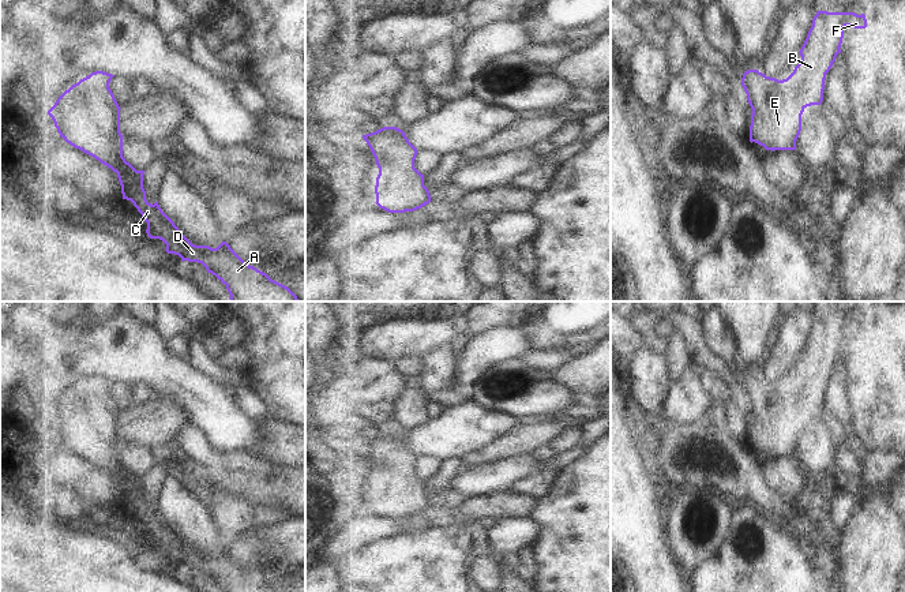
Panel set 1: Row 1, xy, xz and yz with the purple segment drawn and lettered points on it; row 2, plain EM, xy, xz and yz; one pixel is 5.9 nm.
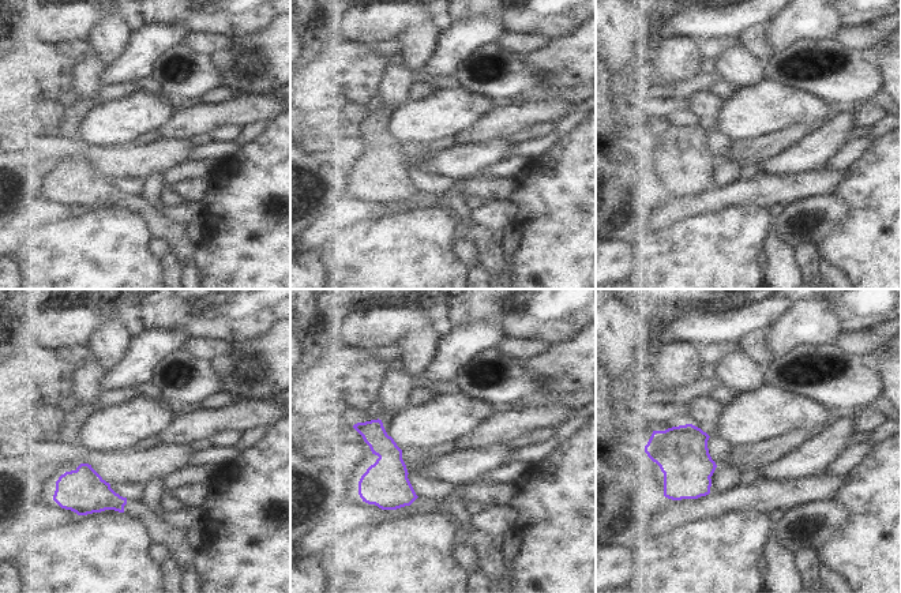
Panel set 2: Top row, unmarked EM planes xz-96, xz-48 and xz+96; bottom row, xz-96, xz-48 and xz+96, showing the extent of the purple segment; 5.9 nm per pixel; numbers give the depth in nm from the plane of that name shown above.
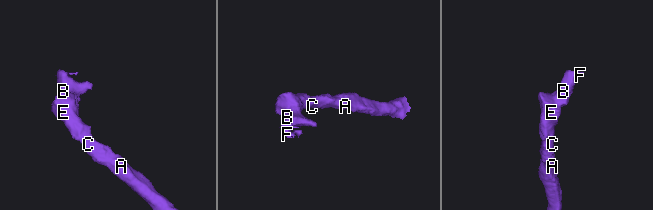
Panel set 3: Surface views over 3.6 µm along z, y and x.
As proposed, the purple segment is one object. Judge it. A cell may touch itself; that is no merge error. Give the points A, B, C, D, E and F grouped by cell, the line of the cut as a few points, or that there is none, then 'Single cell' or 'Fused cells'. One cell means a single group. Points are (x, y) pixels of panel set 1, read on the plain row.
Groups: A B C D E F. No split. Single cell

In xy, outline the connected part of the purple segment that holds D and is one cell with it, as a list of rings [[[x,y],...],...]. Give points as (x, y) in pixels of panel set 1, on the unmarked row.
[[[95,376],[80,385],[65,396],[48,416],[60,442],[83,458],[94,462],[101,469],[117,479],[123,505],[131,506],[143,525],[147,528],[146,539],[150,544],[159,544],[166,550],[166,558],[179,561],[183,566],[202,569],[207,578],[215,581],[226,592],[285,592],[271,585],[266,578],[249,572],[244,567],[226,547],[222,547],[217,554],[209,551],[192,550],[174,531],[158,510],[158,506],[151,510],[146,505],[143,494],[144,476],[136,476],[123,462],[123,441],[120,438],[120,412],[109,394],[109,389],[114,381]]]

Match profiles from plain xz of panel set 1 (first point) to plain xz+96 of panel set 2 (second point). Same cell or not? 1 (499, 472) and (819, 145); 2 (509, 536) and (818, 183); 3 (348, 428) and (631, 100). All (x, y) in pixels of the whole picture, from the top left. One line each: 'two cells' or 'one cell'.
1: one cell
2: two cells
3: one cell

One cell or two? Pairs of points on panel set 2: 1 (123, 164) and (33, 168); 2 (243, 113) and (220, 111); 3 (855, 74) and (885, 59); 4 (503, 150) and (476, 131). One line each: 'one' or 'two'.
1: one
2: one
3: two
4: two

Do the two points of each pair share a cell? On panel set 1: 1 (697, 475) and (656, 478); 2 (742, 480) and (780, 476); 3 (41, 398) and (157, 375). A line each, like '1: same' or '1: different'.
1: different
2: different
3: same

